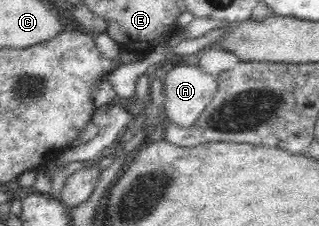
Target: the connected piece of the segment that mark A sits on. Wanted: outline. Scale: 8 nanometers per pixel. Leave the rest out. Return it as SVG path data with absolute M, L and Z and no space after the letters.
M197 65L174 66L164 75L163 97L164 105L161 109L167 116L169 123L189 128L201 116L218 89L218 82L214 74L203 72Z

